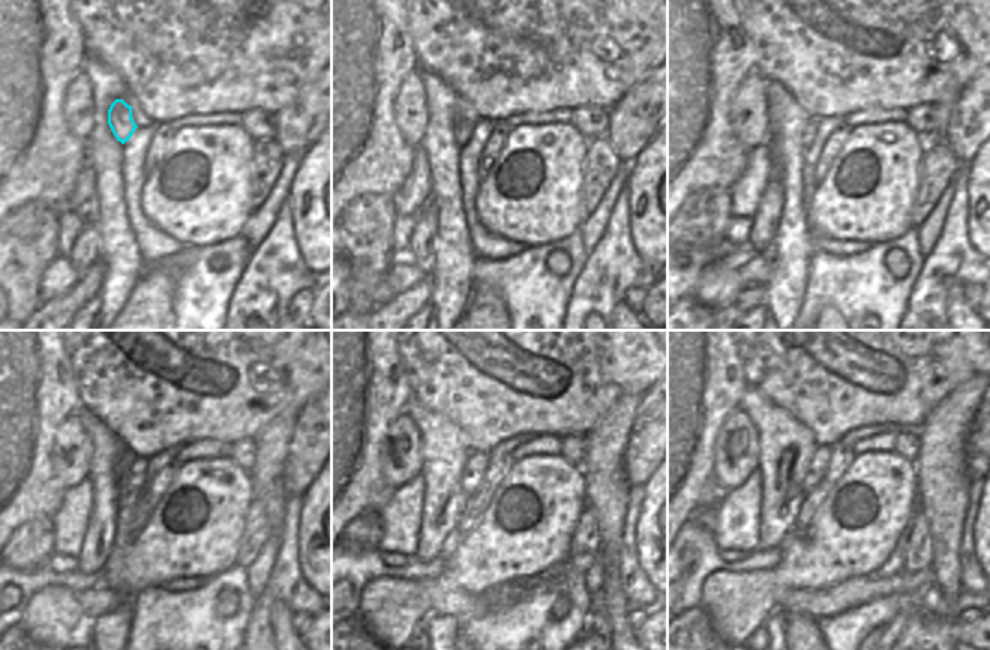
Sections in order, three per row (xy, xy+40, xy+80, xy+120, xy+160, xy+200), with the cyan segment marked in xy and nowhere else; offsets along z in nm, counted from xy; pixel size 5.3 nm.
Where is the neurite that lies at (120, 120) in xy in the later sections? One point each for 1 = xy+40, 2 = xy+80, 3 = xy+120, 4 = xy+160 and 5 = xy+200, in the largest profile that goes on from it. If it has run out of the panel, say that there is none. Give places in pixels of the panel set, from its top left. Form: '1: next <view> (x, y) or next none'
1: next xy+40 (465, 117)
2: next xy+80 (809, 132)
3: next xy+120 (135, 475)
4: next xy+160 (477, 464)
5: next xy+200 (819, 461)

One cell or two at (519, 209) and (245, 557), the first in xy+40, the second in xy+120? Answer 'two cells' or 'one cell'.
two cells

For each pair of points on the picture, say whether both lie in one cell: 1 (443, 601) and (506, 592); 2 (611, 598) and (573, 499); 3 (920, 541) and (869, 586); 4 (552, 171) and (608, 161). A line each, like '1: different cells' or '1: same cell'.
1: same cell
2: different cells
3: different cells
4: different cells

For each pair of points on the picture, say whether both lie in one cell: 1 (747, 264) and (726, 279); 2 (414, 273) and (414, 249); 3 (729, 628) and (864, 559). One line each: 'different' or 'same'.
1: different
2: different
3: same

